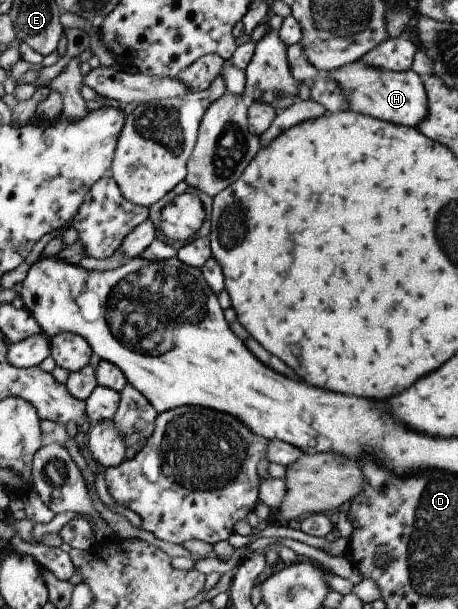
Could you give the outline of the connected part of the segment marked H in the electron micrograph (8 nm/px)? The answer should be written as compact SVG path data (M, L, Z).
M357 60L338 68L330 69L327 75L340 85L342 96L346 102L346 109L353 113L363 113L375 119L416 127L425 117L426 95L424 82L413 70L402 72L383 71Z

